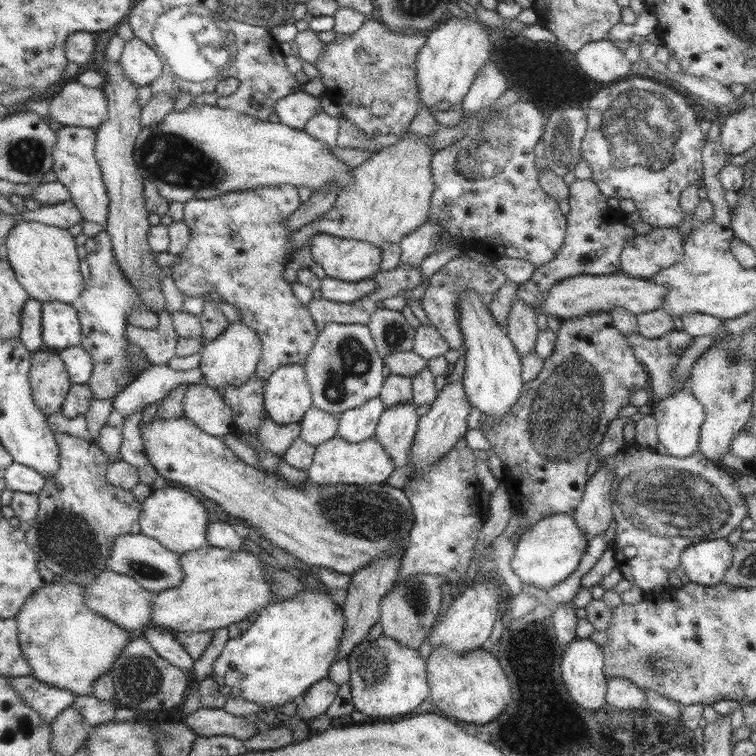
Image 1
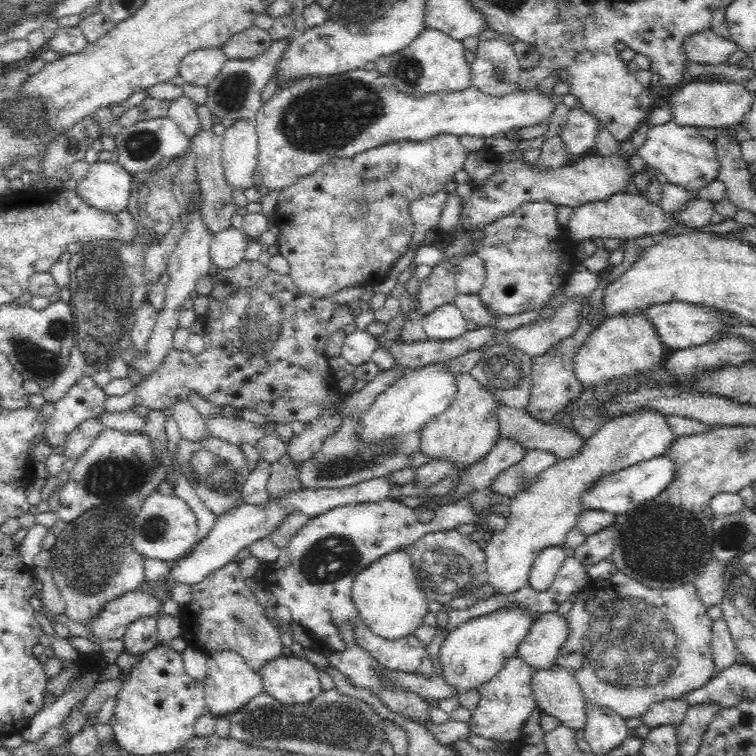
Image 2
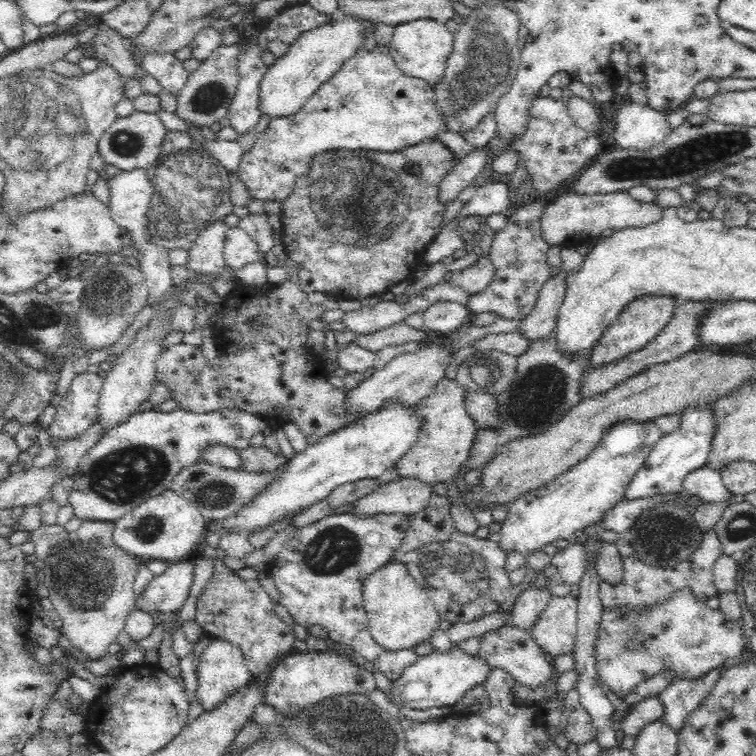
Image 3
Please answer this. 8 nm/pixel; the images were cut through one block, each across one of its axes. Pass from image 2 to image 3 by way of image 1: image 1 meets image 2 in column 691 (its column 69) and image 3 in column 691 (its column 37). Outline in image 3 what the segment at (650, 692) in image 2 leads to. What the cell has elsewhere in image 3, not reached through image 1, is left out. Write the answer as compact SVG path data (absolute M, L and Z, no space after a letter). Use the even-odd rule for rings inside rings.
M690 588L678 589L675 593L662 605L644 608L643 614L602 608L595 640L597 673L600 682L620 700L624 701L641 682L662 672L673 672L673 680L702 678L704 674L731 663L735 656L746 652L740 619L723 618L719 610L711 610L705 602L698 601Z

